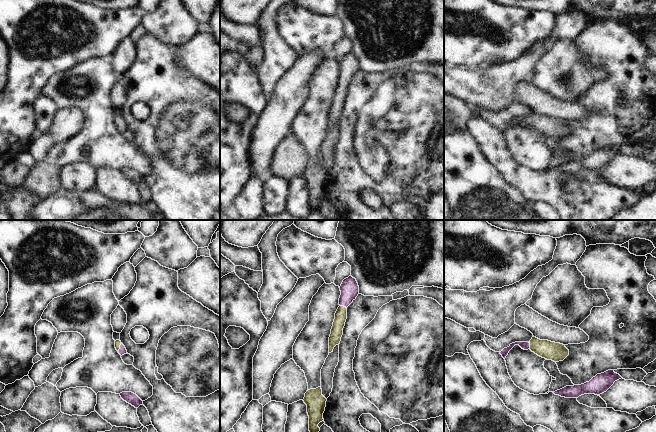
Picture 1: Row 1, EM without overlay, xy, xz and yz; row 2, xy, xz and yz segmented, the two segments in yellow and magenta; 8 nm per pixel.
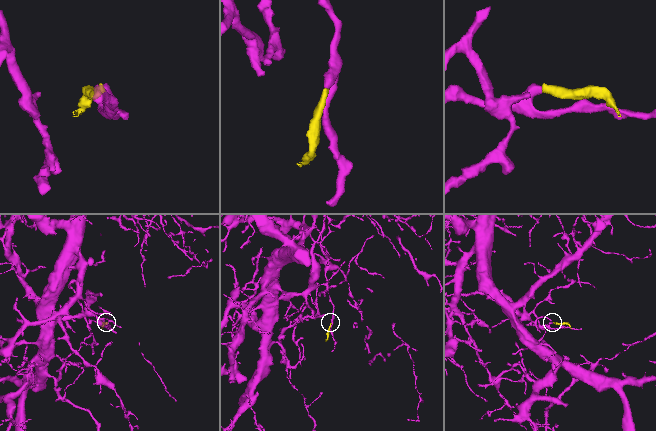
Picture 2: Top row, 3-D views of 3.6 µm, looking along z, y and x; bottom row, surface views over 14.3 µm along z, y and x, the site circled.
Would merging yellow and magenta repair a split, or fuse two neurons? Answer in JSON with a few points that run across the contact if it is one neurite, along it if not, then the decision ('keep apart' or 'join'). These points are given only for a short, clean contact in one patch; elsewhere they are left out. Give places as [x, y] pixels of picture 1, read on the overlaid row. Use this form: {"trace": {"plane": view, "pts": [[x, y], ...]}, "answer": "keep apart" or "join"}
{"trace": {"plane": "xz", "pts": [[341, 314], [343, 306], [349, 288]]}, "answer": "join"}

